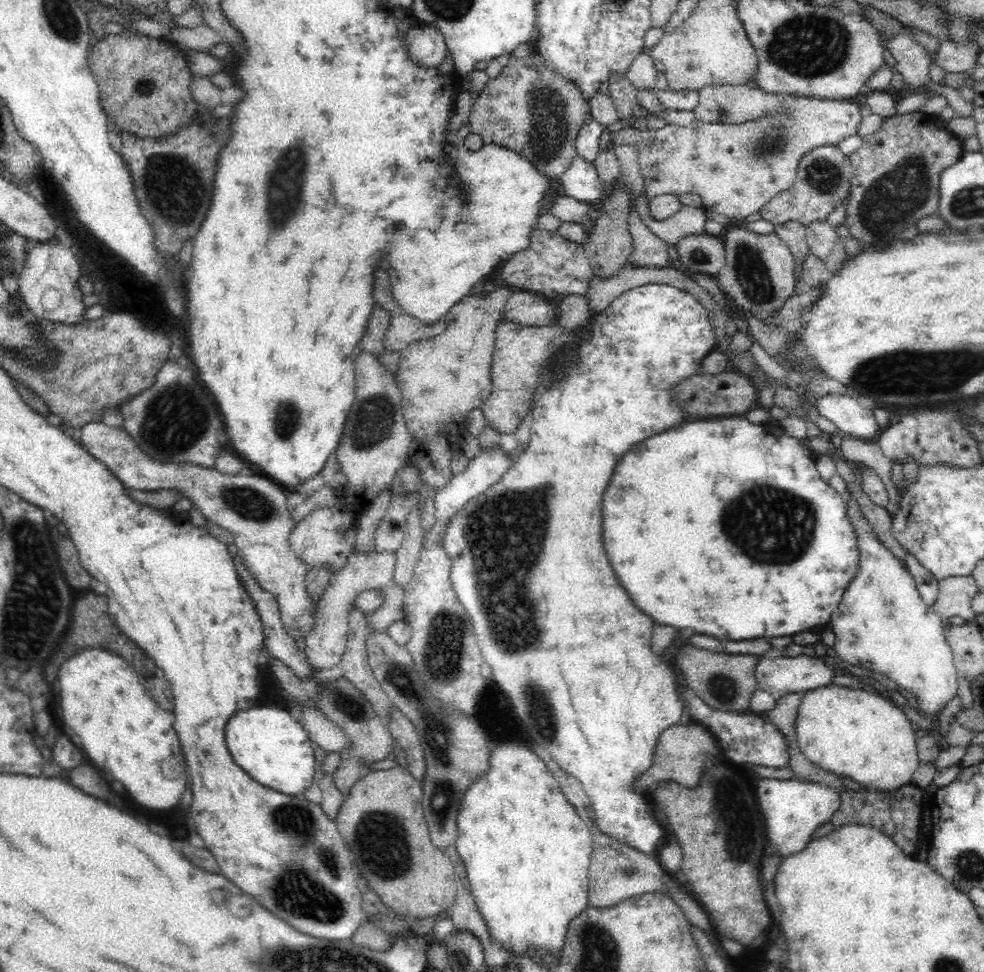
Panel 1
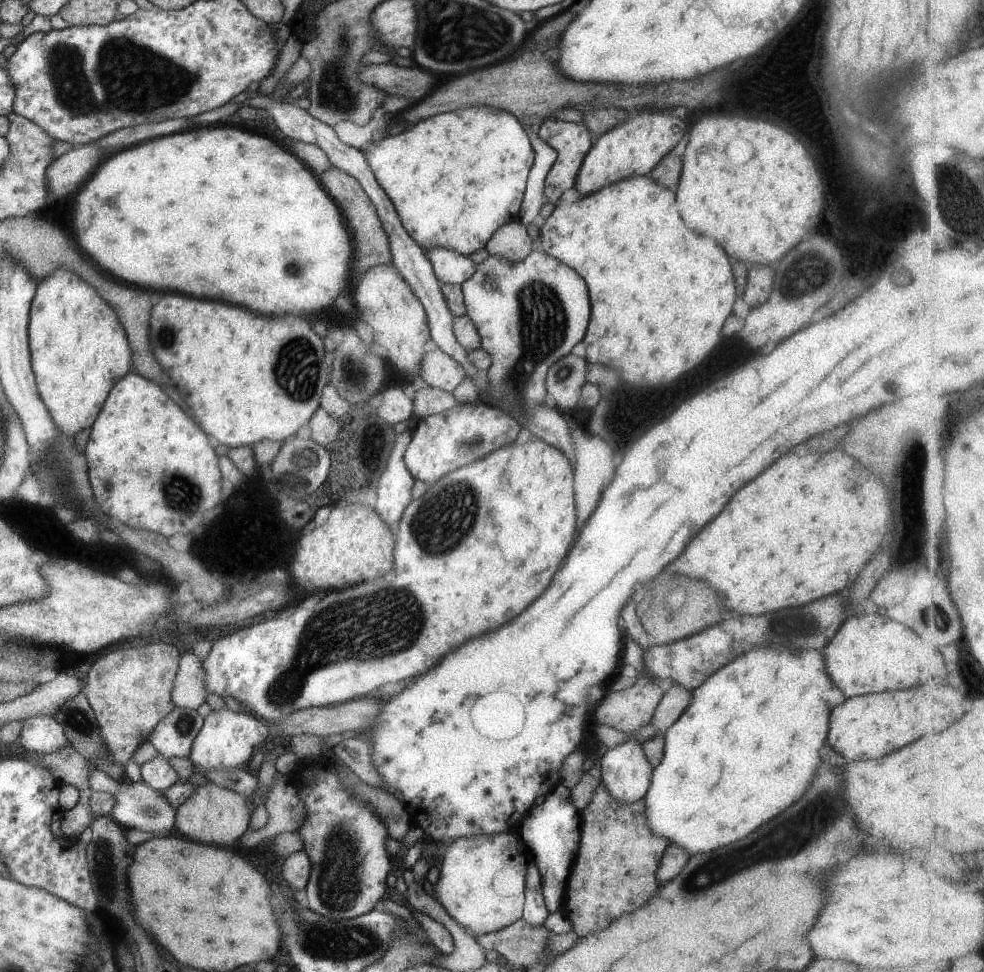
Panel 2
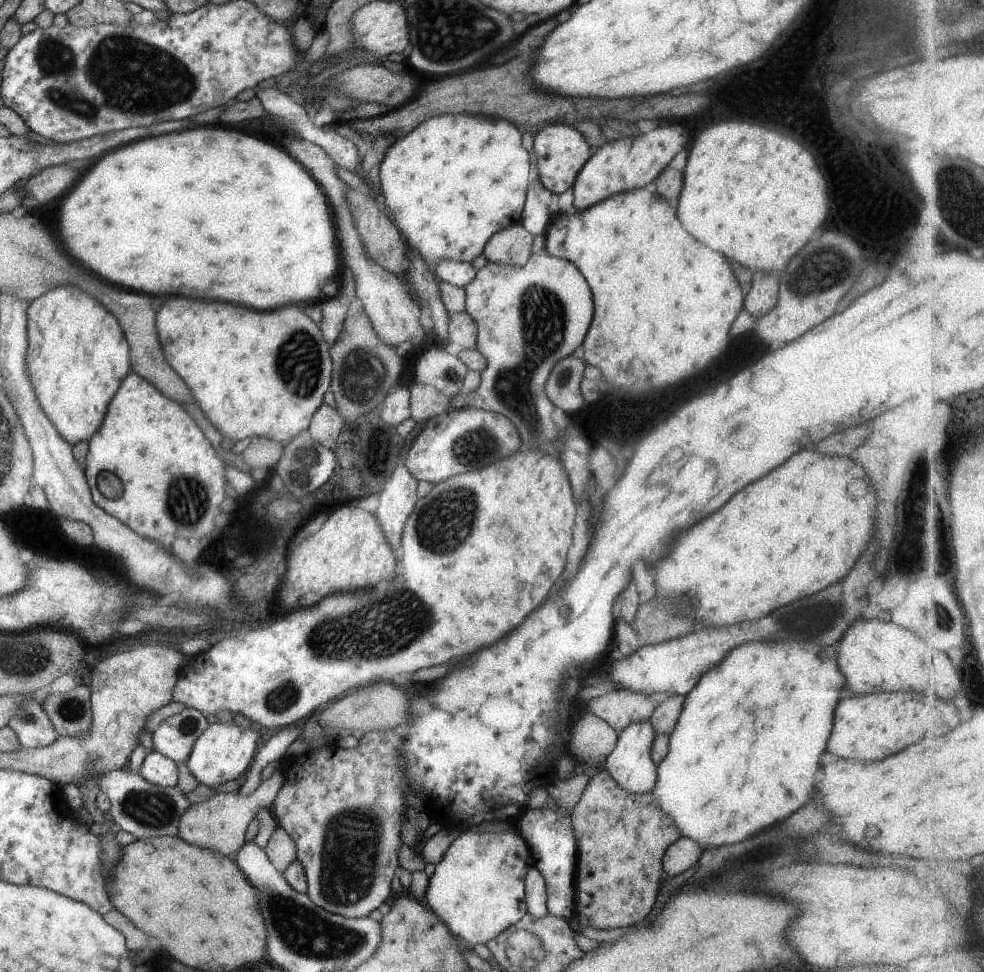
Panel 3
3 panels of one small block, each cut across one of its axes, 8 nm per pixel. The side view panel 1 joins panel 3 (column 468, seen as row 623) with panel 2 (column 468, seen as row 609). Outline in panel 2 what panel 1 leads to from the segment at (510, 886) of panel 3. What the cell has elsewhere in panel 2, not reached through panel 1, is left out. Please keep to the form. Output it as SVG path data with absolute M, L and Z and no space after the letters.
M516 831L497 832L475 836L461 836L446 845L446 850L438 861L438 878L432 885L435 900L445 912L461 926L469 936L492 933L521 919L524 903L524 882L528 863L531 858L526 844Z

